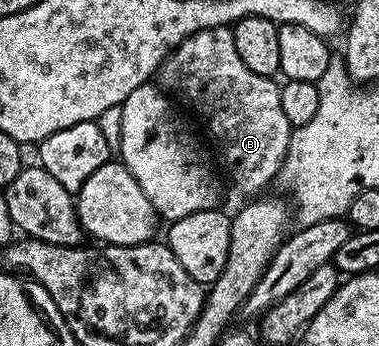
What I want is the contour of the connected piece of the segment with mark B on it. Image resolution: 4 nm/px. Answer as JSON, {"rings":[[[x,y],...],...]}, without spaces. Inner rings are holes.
{"rings":[[[232,27],[204,28],[194,36],[188,36],[165,57],[159,69],[160,76],[160,87],[166,93],[178,92],[201,115],[206,130],[213,135],[213,140],[221,151],[221,160],[225,163],[234,186],[241,192],[253,192],[249,194],[264,193],[268,189],[265,187],[276,181],[281,163],[285,161],[291,125],[283,114],[283,105],[279,103],[281,90],[278,81],[255,74],[255,70],[247,70],[243,58],[239,58],[239,50],[235,50]]]}

